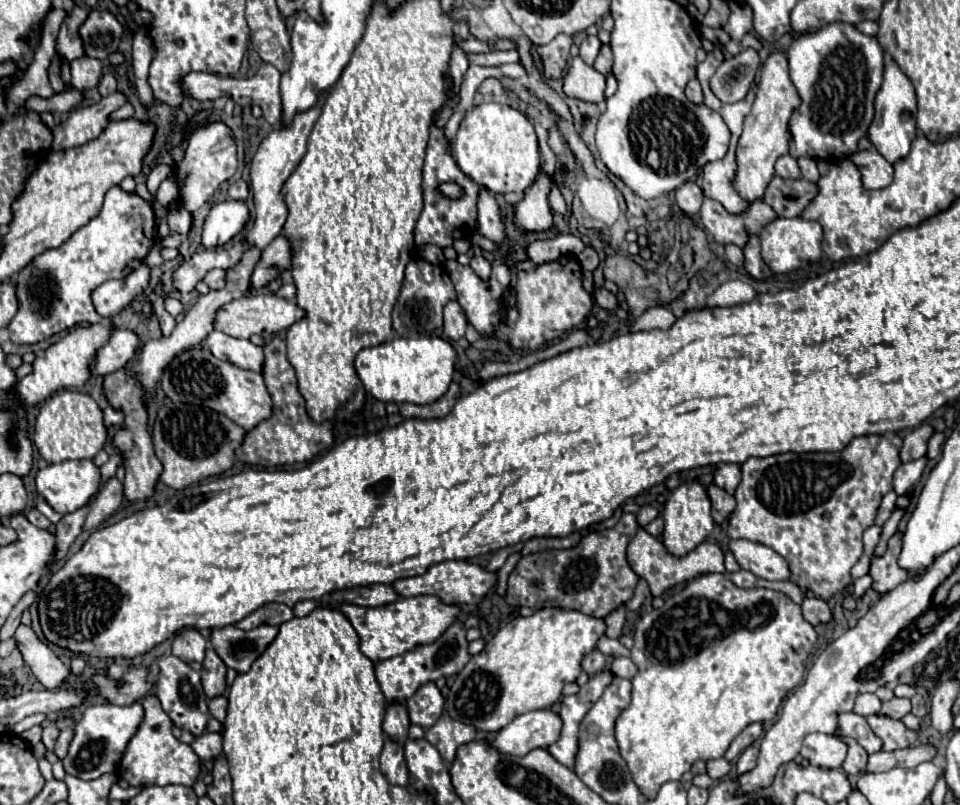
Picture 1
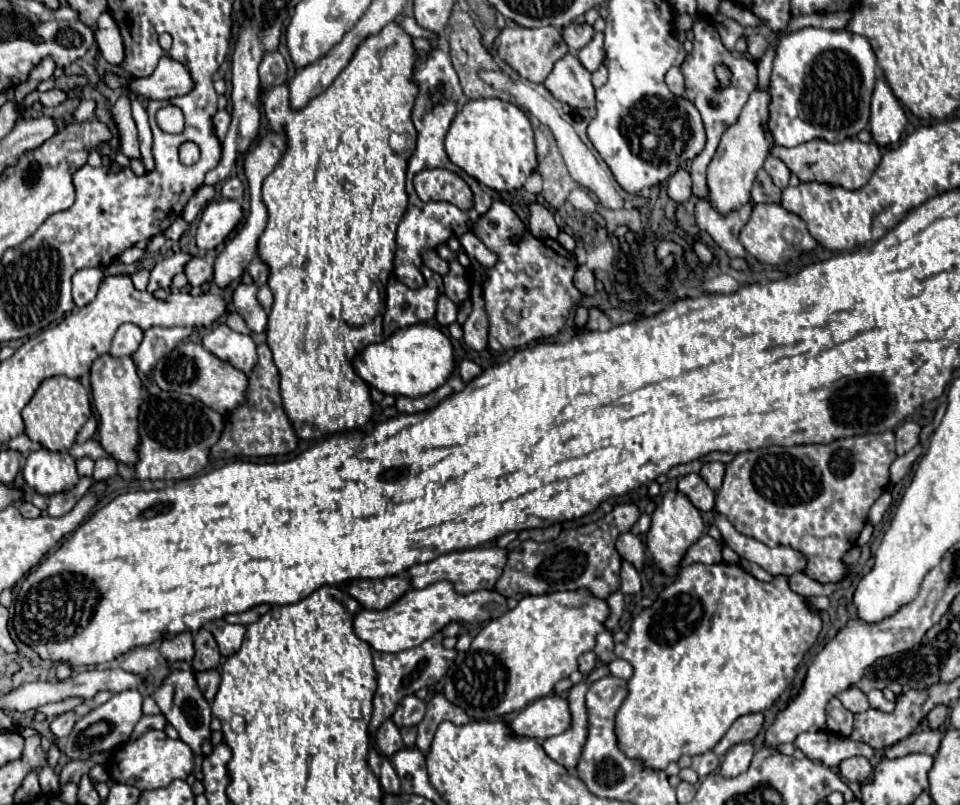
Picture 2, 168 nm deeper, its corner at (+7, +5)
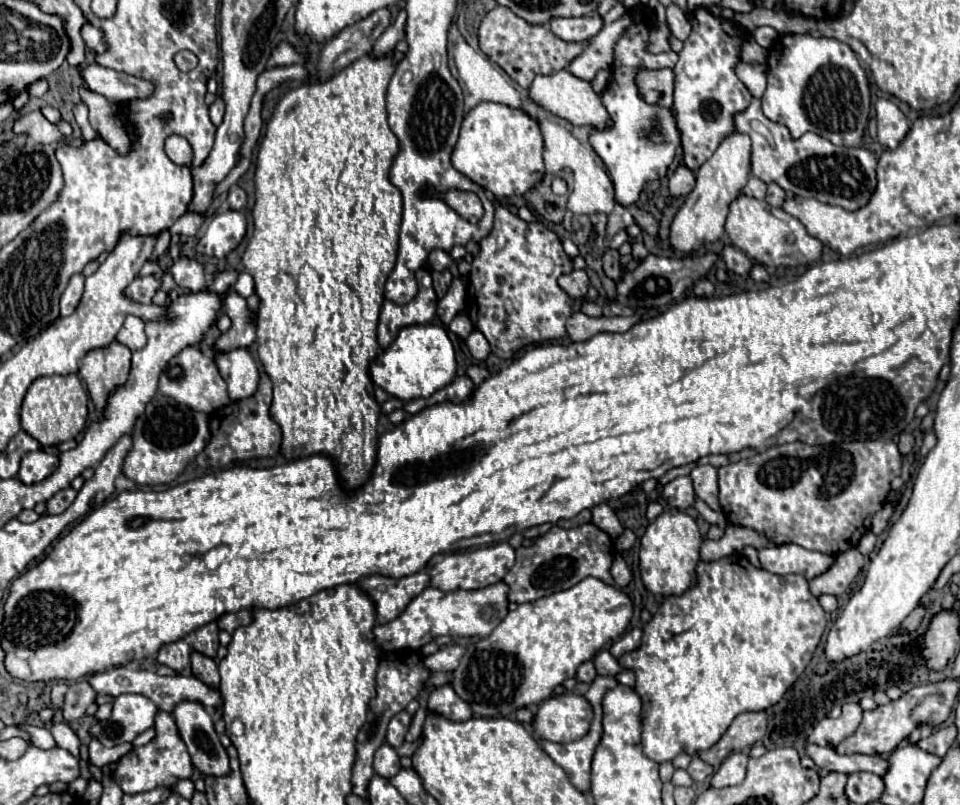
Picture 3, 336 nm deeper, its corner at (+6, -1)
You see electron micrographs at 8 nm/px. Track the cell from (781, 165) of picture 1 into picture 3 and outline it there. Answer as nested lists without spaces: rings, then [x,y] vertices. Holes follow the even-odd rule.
[[[769,183],[769,189],[767,189],[767,197],[765,197],[765,201],[767,201],[769,205],[773,205],[773,207],[781,207],[783,199],[785,199],[785,191],[783,191],[777,183]]]

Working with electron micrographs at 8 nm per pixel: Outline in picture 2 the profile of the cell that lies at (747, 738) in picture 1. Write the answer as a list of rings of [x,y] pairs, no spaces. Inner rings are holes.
[[[748,713],[748,715],[738,717],[712,751],[716,755],[724,755],[732,745],[752,741],[762,731],[762,725],[764,725],[764,715],[762,713]]]

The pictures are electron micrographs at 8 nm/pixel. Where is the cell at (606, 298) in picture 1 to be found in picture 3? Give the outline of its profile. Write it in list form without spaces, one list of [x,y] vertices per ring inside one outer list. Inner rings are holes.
[[[573,271],[569,275],[563,275],[559,279],[559,285],[573,297],[573,299],[583,299],[587,295],[589,287],[589,277],[585,271]]]

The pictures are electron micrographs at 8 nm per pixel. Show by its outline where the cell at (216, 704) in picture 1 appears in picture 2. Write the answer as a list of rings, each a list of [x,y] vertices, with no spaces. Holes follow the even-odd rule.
[[[208,669],[208,671],[194,673],[194,675],[196,675],[198,687],[200,687],[200,691],[204,693],[206,701],[212,701],[214,695],[216,695],[216,689],[218,689],[218,685],[220,685],[220,673],[218,673],[218,669]]]

